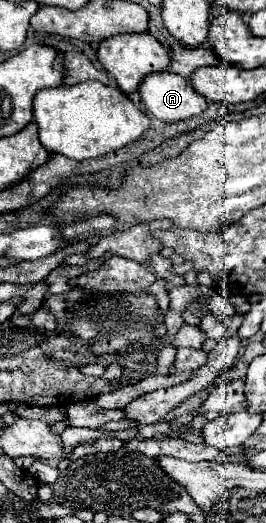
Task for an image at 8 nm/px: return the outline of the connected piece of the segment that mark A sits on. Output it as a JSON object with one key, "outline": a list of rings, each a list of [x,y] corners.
{"outline":[[[170,70],[148,74],[140,84],[140,96],[146,110],[164,122],[186,120],[208,108],[208,100],[198,96],[186,78]]]}

